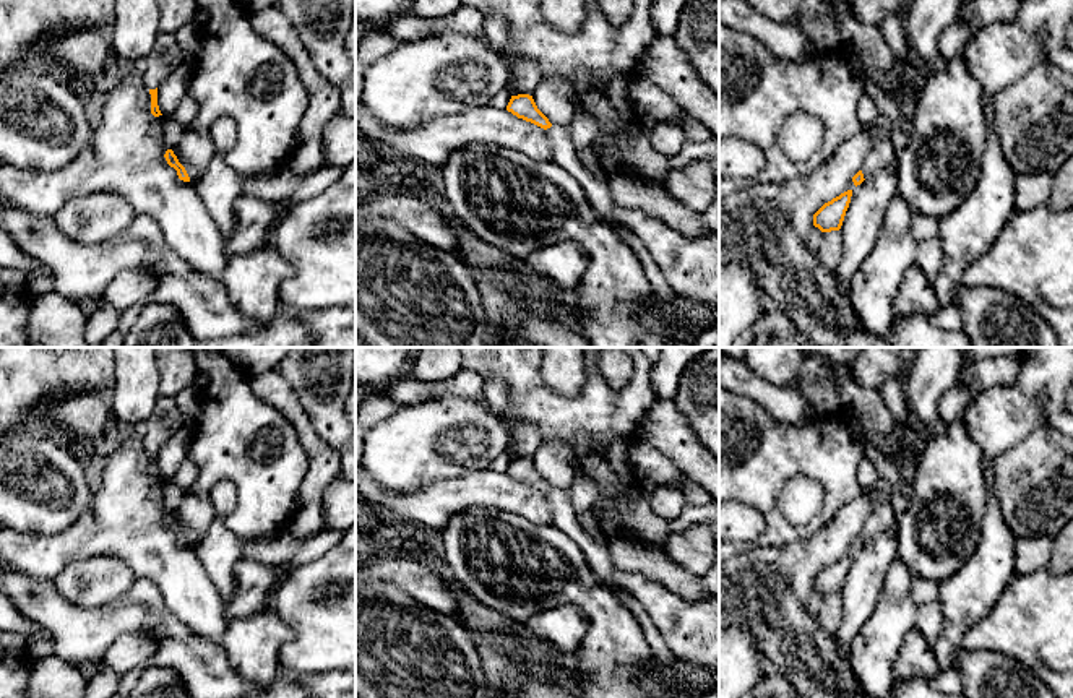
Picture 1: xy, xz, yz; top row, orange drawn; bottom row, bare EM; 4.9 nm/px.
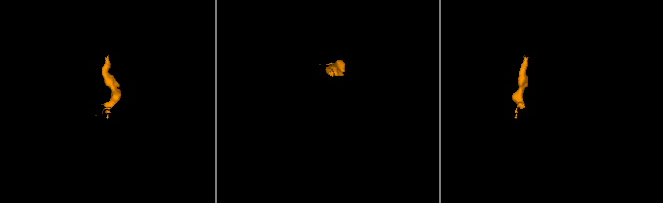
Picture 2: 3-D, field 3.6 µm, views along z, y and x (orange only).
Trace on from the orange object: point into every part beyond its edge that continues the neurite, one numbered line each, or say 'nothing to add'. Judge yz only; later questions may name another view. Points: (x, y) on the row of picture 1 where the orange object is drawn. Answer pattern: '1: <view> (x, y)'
nothing to add

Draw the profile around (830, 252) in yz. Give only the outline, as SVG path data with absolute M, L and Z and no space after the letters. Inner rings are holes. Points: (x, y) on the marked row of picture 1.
M839 231L821 232L817 256L820 263L830 271L836 273L842 261L842 240Z

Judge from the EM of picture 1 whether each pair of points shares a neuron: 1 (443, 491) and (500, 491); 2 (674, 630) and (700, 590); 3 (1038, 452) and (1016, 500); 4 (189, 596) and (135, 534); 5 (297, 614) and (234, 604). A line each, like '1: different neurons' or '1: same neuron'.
1: same neuron
2: different neurons
3: same neuron
4: same neuron
5: different neurons

